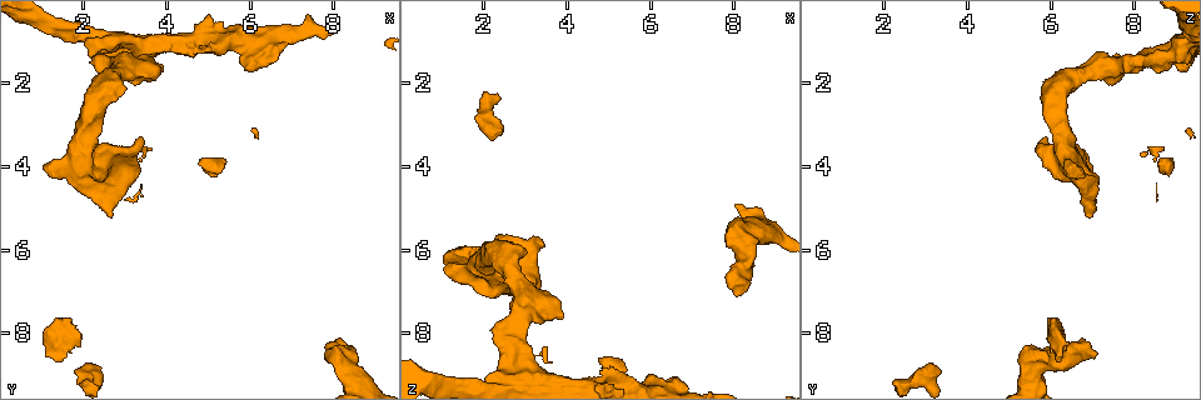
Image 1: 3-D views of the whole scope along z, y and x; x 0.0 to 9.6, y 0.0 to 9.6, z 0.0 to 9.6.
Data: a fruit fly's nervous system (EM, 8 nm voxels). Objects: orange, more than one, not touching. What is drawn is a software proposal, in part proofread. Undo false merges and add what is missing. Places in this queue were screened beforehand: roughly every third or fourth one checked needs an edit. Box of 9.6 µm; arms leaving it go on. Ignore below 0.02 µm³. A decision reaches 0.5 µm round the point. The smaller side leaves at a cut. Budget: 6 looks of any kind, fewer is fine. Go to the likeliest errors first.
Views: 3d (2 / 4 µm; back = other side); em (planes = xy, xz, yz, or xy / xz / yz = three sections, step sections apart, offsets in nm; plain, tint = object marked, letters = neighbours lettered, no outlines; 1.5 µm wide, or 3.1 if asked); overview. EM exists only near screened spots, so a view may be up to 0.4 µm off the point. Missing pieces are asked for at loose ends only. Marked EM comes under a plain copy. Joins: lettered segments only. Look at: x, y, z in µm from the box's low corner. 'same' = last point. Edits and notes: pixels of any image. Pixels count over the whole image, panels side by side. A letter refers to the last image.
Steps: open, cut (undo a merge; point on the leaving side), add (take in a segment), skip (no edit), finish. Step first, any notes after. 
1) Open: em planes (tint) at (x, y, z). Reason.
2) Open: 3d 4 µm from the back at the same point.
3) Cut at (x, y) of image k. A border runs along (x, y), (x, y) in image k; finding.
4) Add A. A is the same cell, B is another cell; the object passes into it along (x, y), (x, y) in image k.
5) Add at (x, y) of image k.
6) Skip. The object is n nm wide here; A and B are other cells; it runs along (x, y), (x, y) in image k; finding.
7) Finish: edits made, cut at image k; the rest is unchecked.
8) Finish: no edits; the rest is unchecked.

Open: 3d 4 µm at (1.00, 4.00, 6.50). An open end.

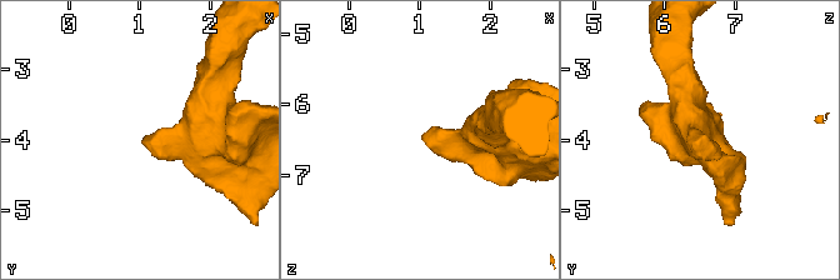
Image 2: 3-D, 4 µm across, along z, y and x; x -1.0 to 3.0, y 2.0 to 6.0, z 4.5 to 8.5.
Open: em xz step 8 (tint) at (1.00, 4.00, 6.45).

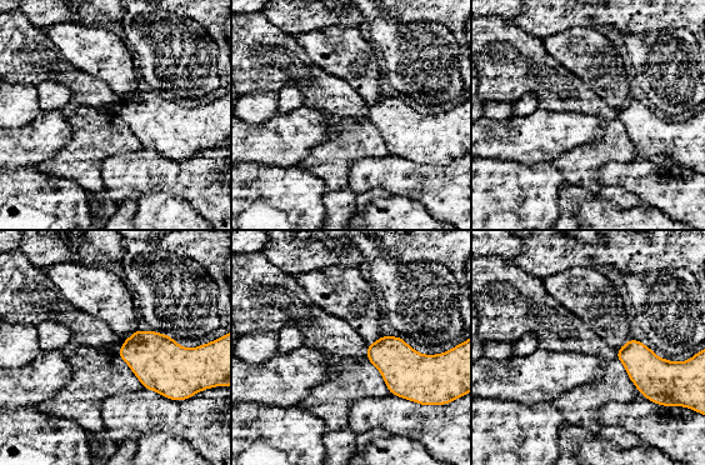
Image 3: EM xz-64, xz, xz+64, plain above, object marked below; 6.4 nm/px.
Open: em planes (letters) at the same point. Another direction.

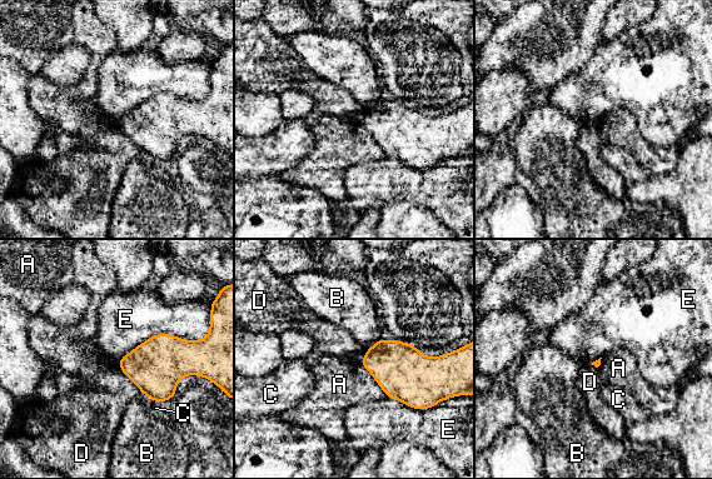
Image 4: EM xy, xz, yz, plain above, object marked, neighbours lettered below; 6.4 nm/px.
Skip. A, B, C, D and E are other cells; a border runs along (199, 339), (158, 333), (118, 362) in image 4; no lettered segment goes on from it.

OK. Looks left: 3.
Open: em xy step 8 (tint) at (6.70, 1.20, 9.15).

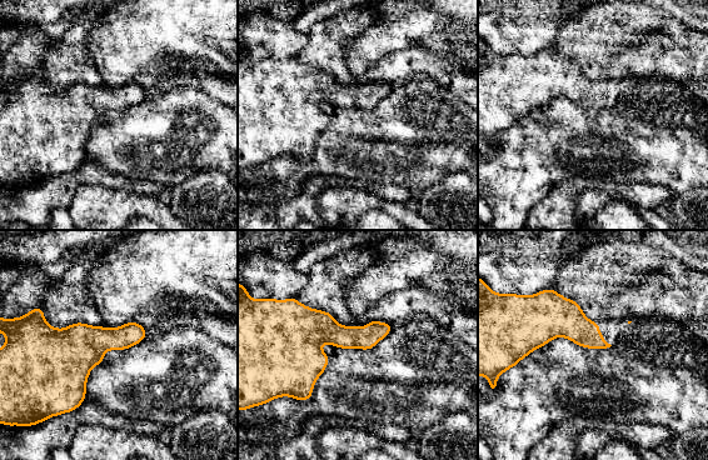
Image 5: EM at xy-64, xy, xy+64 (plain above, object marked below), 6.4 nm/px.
Open: em planes (letters) at the same point.

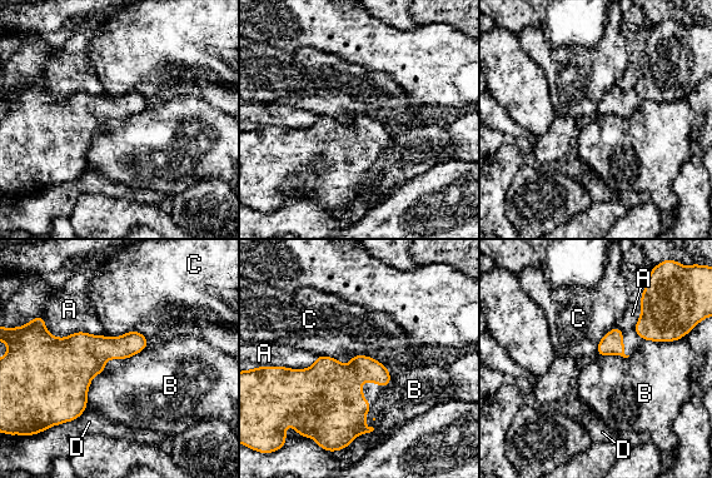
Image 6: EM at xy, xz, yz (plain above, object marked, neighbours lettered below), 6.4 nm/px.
Skip. The longest contact is with B, 600 nm; A, B, C and D are other cells; a border runs along (318, 354), (388, 371) in image 6; no lettered segment goes on from it.

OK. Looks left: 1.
Open: em planes (letters) at (3.00, 1.20, 9.00). Branch point.

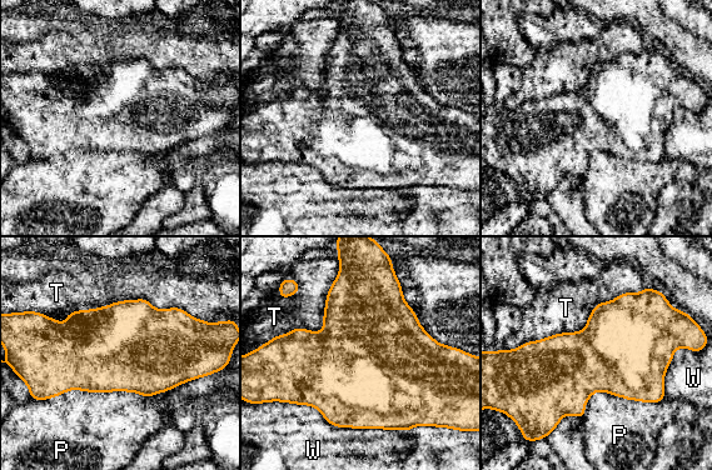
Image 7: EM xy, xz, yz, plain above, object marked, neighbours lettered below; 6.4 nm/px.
Skip. The object is 550 nm wide here; P, T and W are other cells; continuous, no second neuron.

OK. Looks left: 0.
Finish: no edits; the rest is unchecked.

